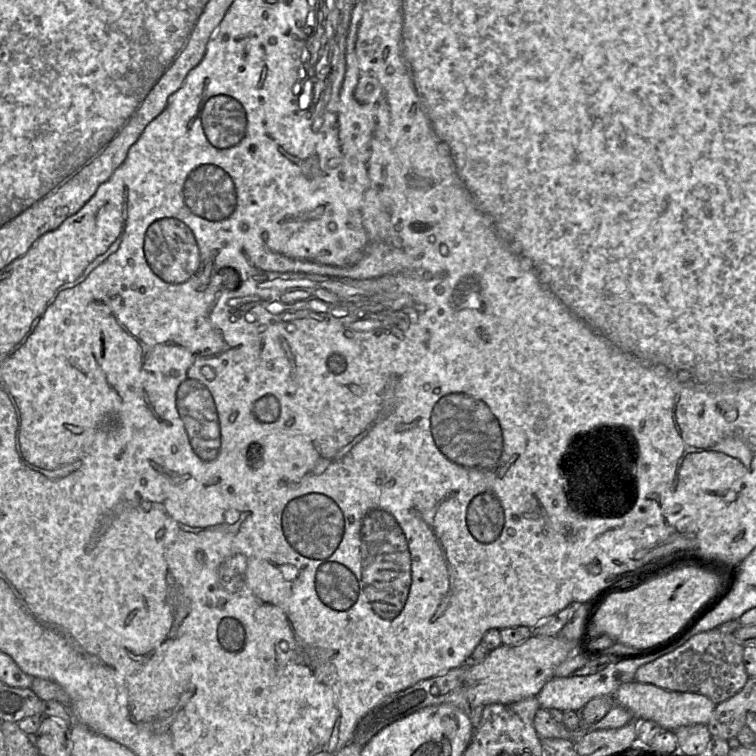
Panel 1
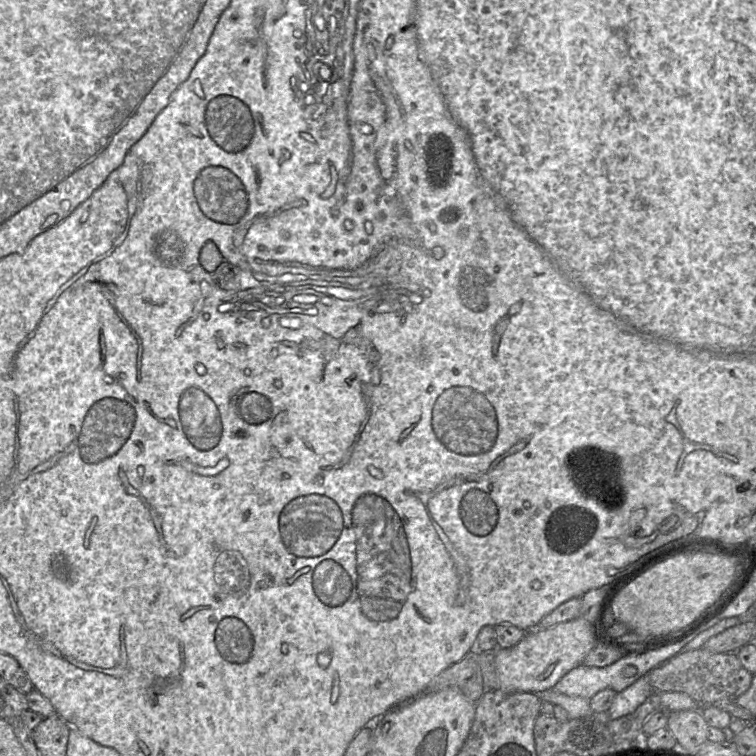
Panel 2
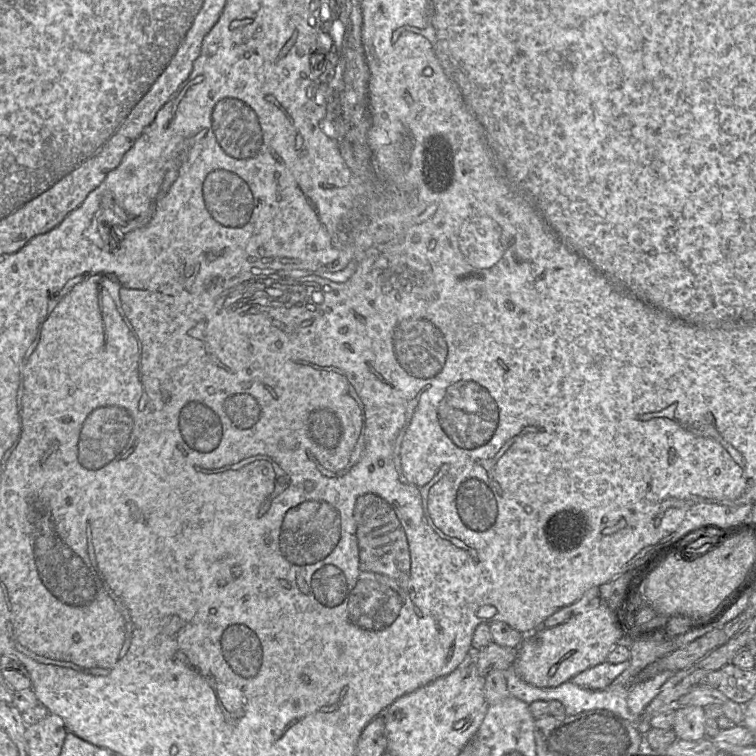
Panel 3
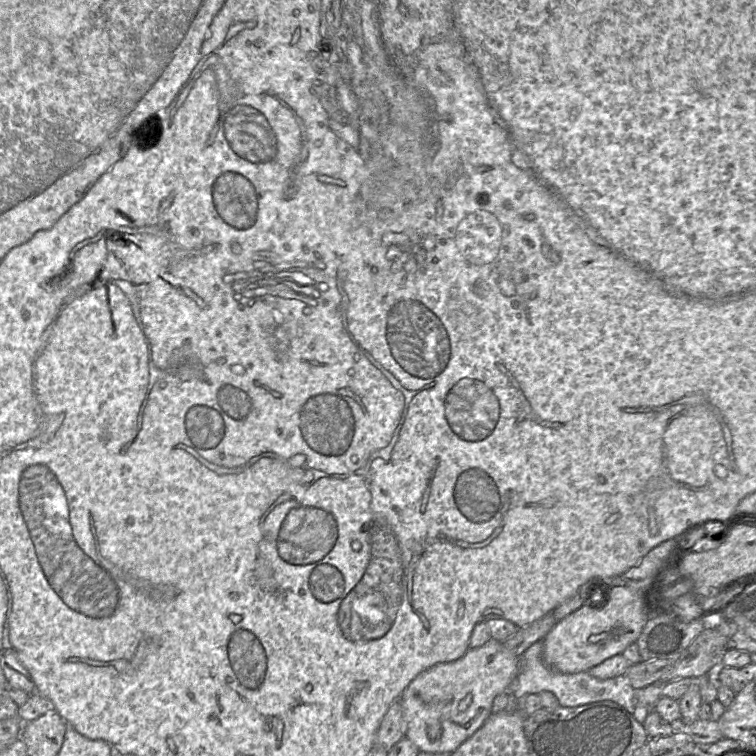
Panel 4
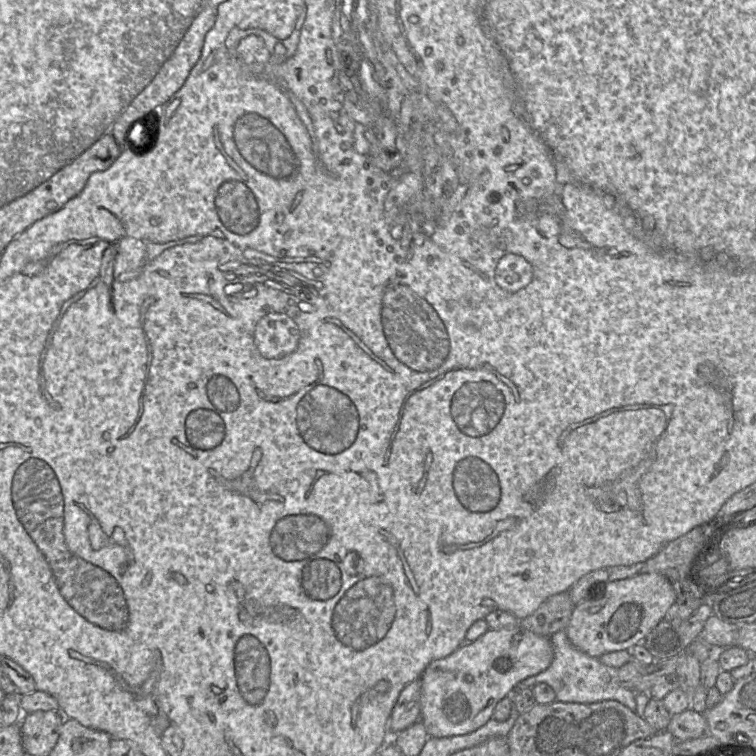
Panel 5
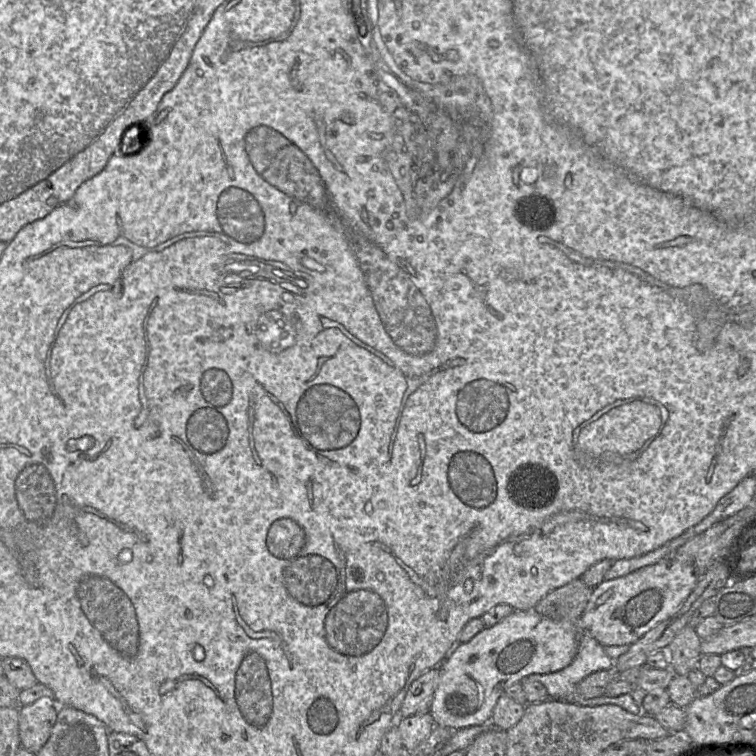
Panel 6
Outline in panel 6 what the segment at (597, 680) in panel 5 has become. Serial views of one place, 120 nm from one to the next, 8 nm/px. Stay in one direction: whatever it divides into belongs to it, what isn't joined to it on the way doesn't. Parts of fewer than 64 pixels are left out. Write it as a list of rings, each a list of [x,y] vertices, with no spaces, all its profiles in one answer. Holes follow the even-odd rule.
[[[580,629],[578,651],[572,662],[567,667],[557,672],[551,672],[547,674],[530,674],[523,677],[520,682],[537,681],[542,683],[546,687],[550,699],[565,700],[567,702],[575,703],[581,706],[600,706],[605,704],[613,704],[625,709],[632,714],[646,714],[643,713],[644,707],[641,713],[640,708],[635,703],[631,694],[622,694],[616,697],[600,696],[595,698],[582,698],[576,694],[576,685],[582,679],[591,673],[601,670],[608,670],[613,666],[614,660],[605,653],[604,646],[602,646],[589,633],[586,633]]]

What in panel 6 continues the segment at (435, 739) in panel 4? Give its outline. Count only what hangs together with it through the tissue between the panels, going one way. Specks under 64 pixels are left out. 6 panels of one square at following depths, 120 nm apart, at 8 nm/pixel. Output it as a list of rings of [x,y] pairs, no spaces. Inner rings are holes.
[[[534,609],[514,610],[495,625],[484,627],[468,642],[460,643],[450,657],[437,666],[440,668],[440,679],[429,708],[435,725],[461,729],[488,723],[497,700],[513,683],[530,674],[547,674],[567,667],[578,651],[579,638],[580,618],[578,621],[555,621]]]

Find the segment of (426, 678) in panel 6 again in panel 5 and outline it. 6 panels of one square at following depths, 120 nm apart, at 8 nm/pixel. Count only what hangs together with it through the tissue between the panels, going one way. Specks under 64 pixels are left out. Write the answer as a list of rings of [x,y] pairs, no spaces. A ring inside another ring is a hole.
[[[415,679],[400,692],[388,720],[388,732],[393,736],[420,720],[421,680]]]

